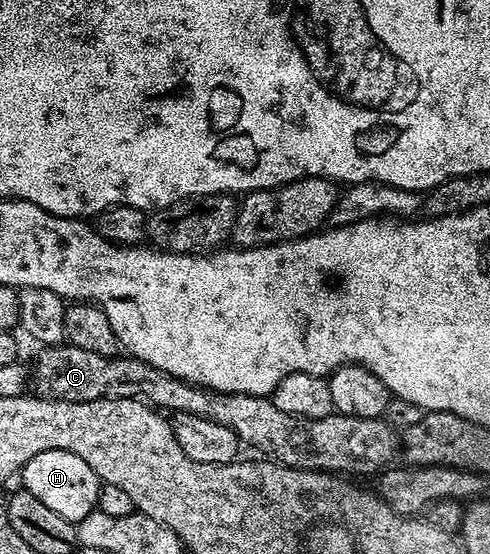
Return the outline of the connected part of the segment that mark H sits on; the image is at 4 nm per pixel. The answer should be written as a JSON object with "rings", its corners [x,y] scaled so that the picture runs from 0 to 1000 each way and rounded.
{"rings":[[[100,810],[76,818],[47,841],[43,852],[45,884],[67,890],[76,904],[86,904],[116,933],[133,933],[133,940],[157,946],[173,935],[184,922],[196,921],[202,912],[202,881],[206,868],[157,818],[141,818],[124,810]]]}

